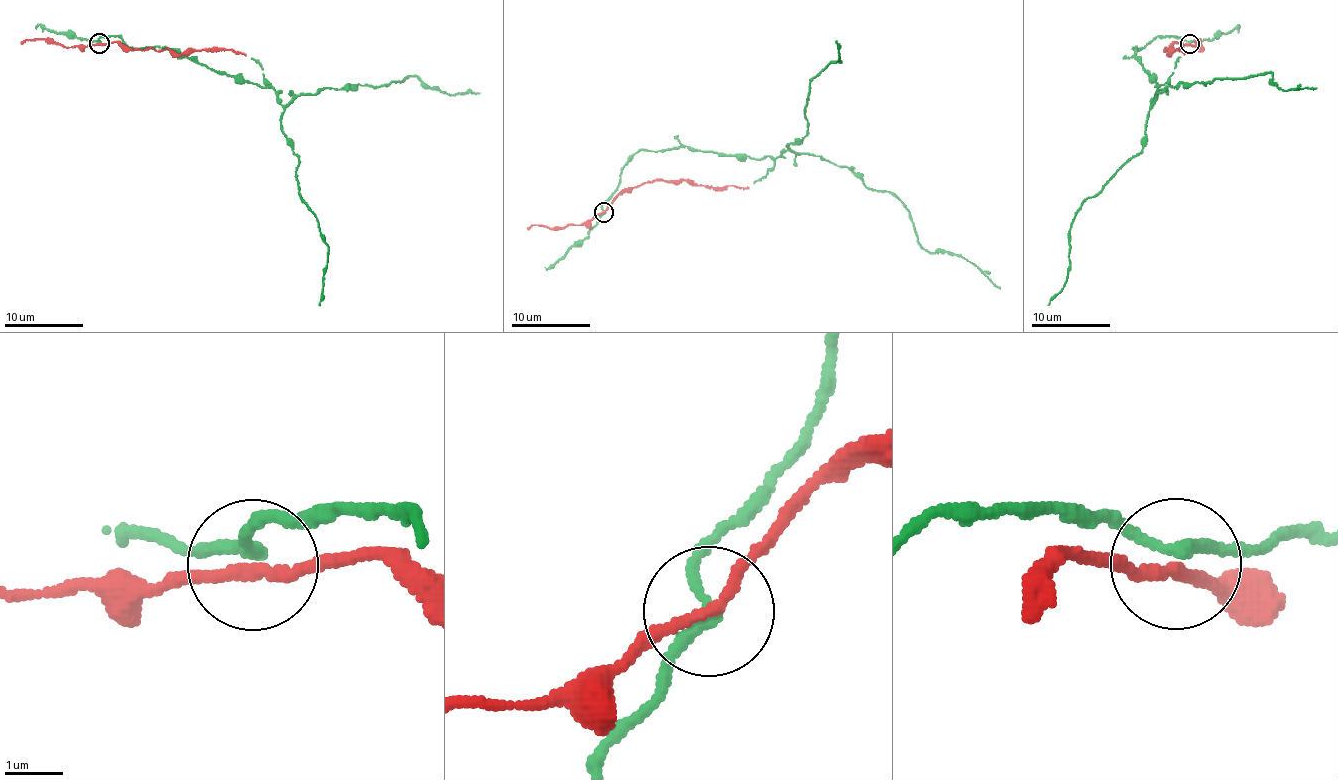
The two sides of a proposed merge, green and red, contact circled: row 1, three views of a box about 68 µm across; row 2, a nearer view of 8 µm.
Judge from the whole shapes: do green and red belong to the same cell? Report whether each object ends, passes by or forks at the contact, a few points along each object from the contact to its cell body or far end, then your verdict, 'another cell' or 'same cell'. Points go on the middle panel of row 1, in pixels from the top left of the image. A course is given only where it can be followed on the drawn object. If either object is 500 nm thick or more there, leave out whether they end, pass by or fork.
green passes by | red passes by | green via (604, 212), (642, 149), (821, 155), (869, 189), (890, 191), (926, 250), (953, 252), (1000, 289) | red via (604, 212), (619, 195), (651, 181), (748, 187) | same cell

